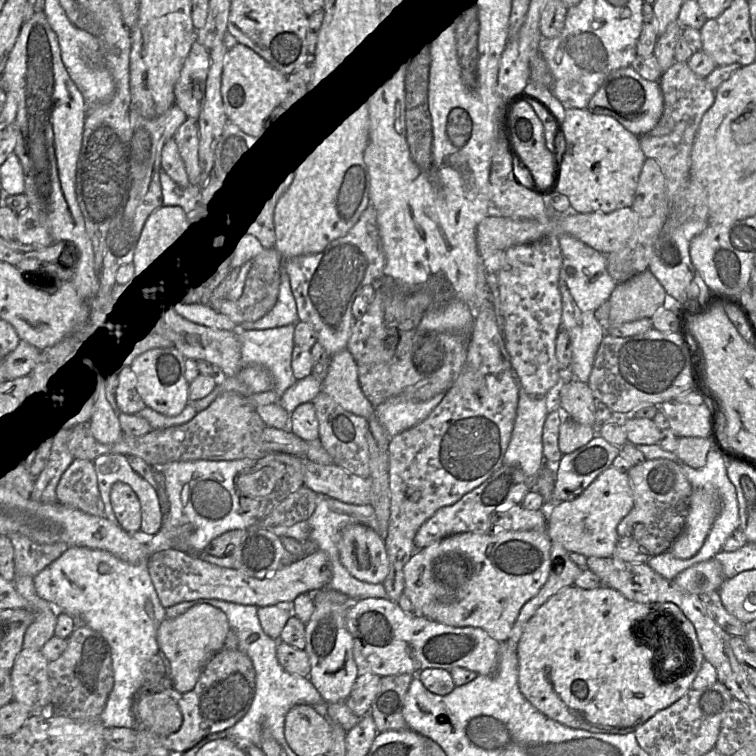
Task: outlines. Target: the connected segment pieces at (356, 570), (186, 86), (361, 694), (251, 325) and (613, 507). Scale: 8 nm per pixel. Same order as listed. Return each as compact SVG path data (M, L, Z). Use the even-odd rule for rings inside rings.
M352 524L341 533L339 559L356 579L370 584L382 584L389 573L389 558L384 539L373 529Z
M195 41L174 87L175 104L188 118L196 121L205 99L206 80L210 64L209 51L198 41Z
M360 672L357 677L347 704L359 718L363 718L369 713L379 690L380 679L380 676L371 672Z
M281 269L282 276L278 298L274 307L261 319L255 322L244 322L240 327L244 330L270 329L298 322L297 307L287 273Z
M610 467L575 499L549 507L547 534L551 544L560 544L569 553L579 553L587 558L610 558L619 544L617 526L633 506L634 497L628 474Z

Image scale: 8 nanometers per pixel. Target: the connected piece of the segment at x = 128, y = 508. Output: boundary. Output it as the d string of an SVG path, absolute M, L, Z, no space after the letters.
M115 482L110 491L110 502L122 529L128 533L138 533L142 523L142 511L134 490L126 483Z

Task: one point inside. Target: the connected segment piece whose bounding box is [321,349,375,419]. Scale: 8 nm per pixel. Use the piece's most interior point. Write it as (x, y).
(341, 383)

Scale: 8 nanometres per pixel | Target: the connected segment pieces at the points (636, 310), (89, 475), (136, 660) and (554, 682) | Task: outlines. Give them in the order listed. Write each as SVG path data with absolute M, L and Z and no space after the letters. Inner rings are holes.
M648 269L625 283L617 284L610 298L610 314L607 326L617 326L642 318L651 319L658 310L662 310L666 300L666 291Z
M74 459L62 474L56 488L57 501L94 516L104 516L94 463Z
M84 546L69 548L54 562L33 578L36 593L58 611L65 612L77 621L102 634L109 643L112 658L114 684L107 699L100 721L107 727L132 728L135 725L133 702L145 683L143 664L160 651L157 631L166 618L166 608L161 604L150 577L148 561L140 564L127 563L113 554Z
M569 586L555 595L551 596L528 621L519 640L516 650L519 661L519 688L524 697L542 714L561 724L575 729L583 729L595 733L605 734L628 734L634 733L641 725L652 718L658 711L663 710L679 699L681 699L691 688L692 683L701 670L705 661L700 647L696 630L691 621L684 615L681 609L673 603L638 603L628 600L617 590L608 586L601 586L595 589L581 589L576 586ZM658 636L666 638L671 643L674 662L670 667L663 670L655 670L655 661L652 660L652 653L656 646L653 645ZM671 638L681 640L681 649L676 649Z

